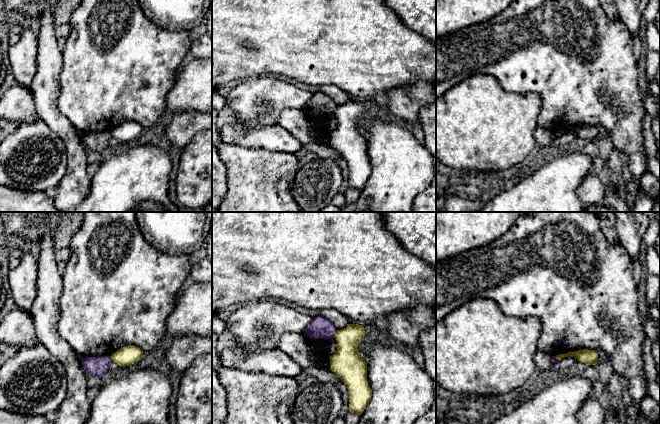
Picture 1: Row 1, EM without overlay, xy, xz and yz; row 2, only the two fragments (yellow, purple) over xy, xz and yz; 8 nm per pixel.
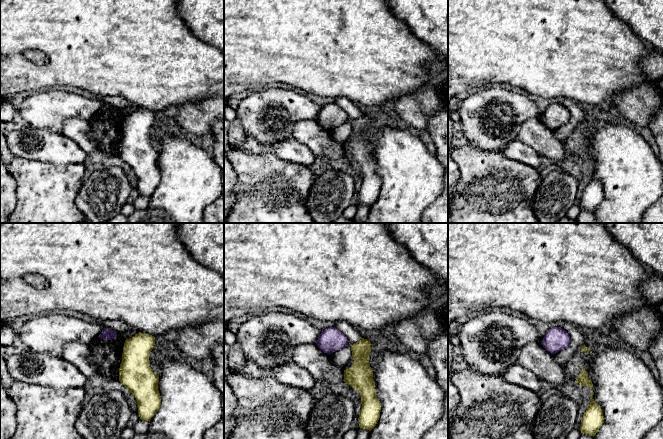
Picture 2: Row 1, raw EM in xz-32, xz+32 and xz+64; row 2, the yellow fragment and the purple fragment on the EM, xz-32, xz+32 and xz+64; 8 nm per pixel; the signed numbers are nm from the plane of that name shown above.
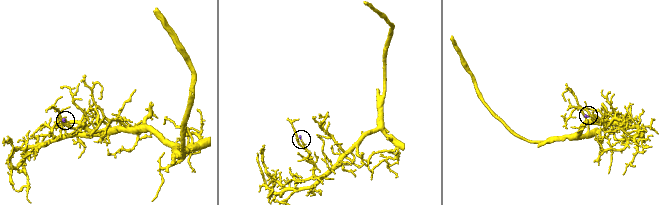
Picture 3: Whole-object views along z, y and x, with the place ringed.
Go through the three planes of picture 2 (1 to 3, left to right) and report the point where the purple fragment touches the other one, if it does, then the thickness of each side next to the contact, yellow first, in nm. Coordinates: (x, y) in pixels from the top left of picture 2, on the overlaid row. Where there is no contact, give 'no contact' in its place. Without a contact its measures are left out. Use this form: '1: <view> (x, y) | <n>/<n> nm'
1: no contact
2: no contact
3: no contact

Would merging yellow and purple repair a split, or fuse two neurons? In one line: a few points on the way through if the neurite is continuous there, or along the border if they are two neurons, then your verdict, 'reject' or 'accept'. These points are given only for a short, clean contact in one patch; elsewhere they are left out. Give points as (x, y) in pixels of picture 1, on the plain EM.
border along xz (336, 106), (333, 113); reject

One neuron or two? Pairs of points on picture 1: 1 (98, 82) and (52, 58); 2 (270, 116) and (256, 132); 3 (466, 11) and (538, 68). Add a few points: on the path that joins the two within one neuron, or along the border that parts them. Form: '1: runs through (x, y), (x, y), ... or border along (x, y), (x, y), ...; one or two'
1: border along (62, 51), (59, 86); two
2: border along (239, 119), (257, 120), (263, 124), (277, 125); two
3: border along (501, 11), (484, 21), (458, 30); two

